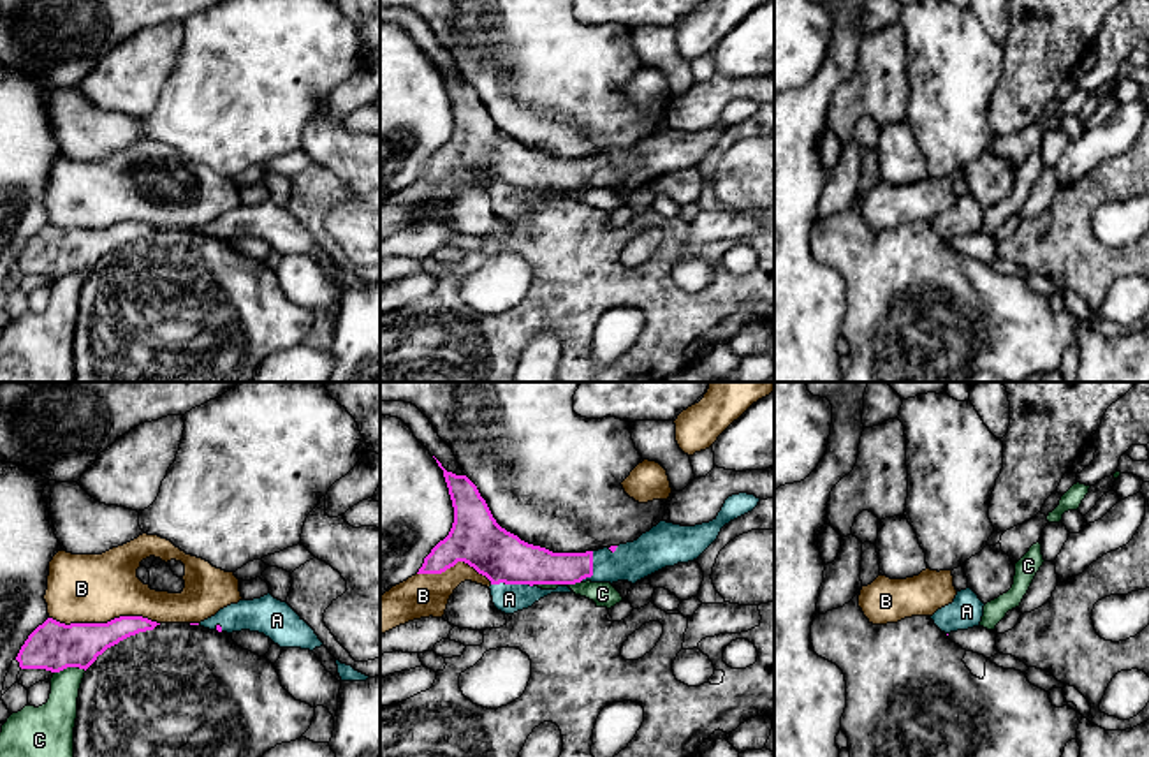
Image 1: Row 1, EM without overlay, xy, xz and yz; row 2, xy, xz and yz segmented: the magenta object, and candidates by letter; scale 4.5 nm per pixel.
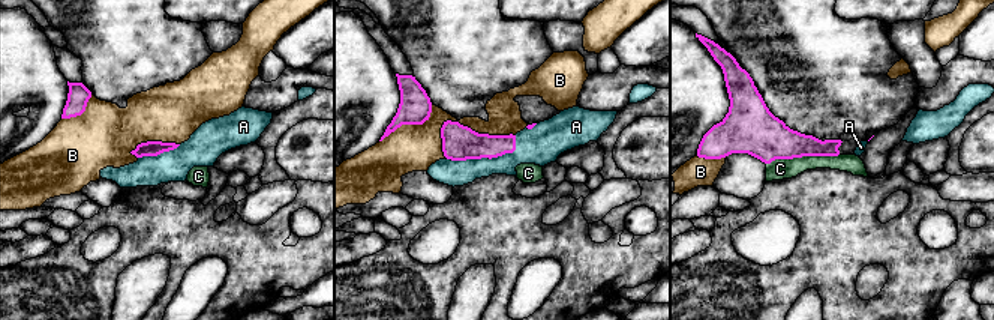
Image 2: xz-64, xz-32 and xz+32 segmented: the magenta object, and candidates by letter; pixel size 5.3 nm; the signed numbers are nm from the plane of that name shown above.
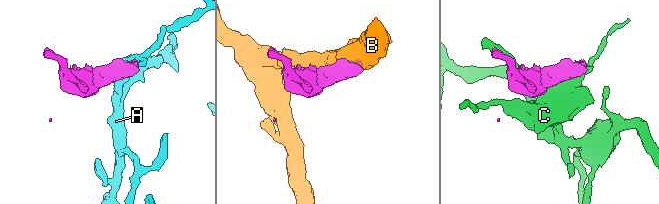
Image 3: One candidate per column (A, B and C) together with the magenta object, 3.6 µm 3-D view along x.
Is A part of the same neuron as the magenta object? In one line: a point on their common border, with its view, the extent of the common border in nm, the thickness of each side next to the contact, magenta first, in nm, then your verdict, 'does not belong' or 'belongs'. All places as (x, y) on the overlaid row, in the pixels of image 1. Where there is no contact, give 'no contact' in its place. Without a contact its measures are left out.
contact xz (512, 583); length 190 nm; calibres 240 and 140 nm; belongs

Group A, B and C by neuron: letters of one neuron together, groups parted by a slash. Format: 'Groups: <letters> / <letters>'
Groups: A / B / C

